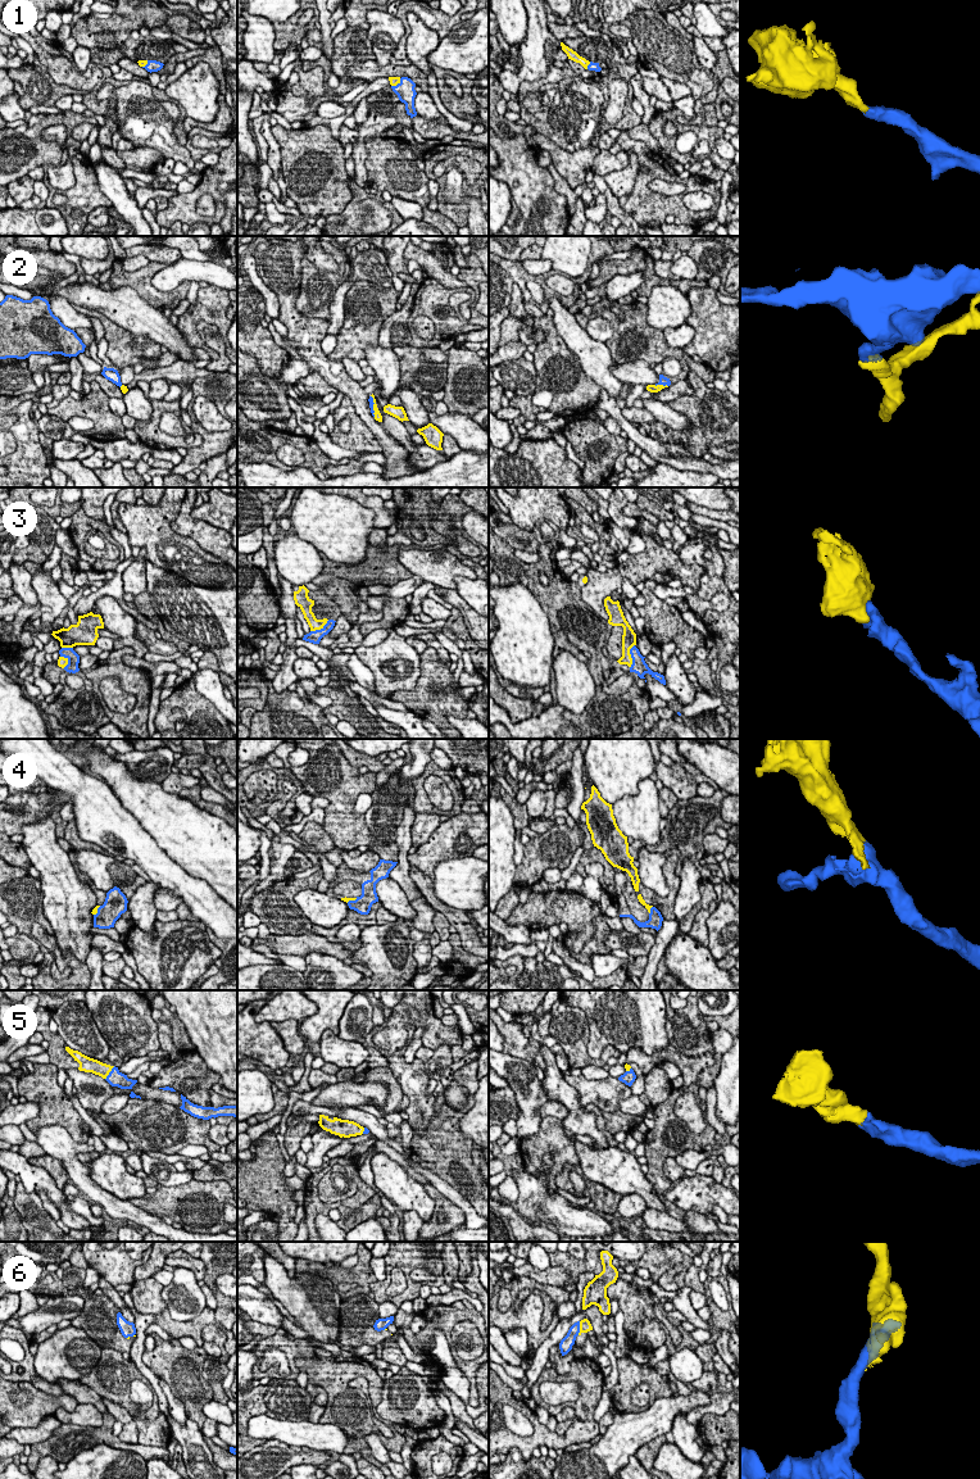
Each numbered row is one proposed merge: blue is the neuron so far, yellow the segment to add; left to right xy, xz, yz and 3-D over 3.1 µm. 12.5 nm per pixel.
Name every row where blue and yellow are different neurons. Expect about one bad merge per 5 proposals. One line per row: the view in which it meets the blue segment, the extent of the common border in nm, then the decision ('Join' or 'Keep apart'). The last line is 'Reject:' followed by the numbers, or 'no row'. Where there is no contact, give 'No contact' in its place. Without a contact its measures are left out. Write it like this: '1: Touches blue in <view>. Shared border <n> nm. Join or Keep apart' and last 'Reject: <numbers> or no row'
1: Touches blue in yz. Shared border 110 nm. Join
2: Touches blue in yz. Shared border 180 nm. Join
3: Touches blue in yz. Shared border 300 nm. Keep apart
4: Touches blue in xy. Shared border 150 nm. Join
5: Touches blue in xy. Shared border 220 nm. Join
6: Touches blue in yz. Shared border 180 nm. Keep apart
Reject: 3, 6

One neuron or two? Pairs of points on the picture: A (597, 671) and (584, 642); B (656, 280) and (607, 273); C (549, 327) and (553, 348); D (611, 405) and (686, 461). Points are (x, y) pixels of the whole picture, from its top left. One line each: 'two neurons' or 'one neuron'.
A: one neuron
B: one neuron
C: one neuron
D: one neuron

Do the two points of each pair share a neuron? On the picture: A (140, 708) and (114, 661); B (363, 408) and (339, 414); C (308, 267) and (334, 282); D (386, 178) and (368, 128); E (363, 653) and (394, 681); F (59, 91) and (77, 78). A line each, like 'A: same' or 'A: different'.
A: same
B: different
C: same
D: different
E: same
F: different

